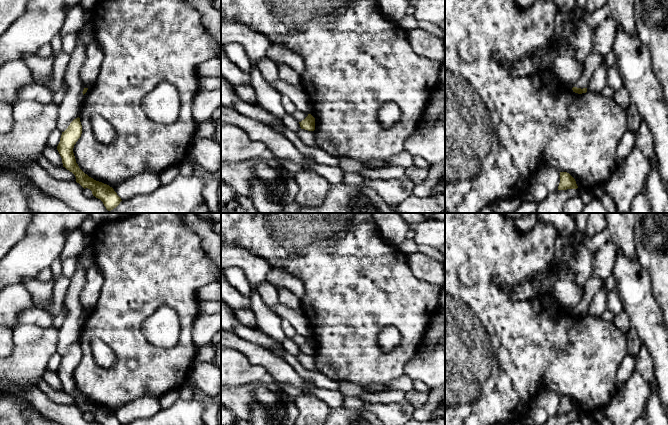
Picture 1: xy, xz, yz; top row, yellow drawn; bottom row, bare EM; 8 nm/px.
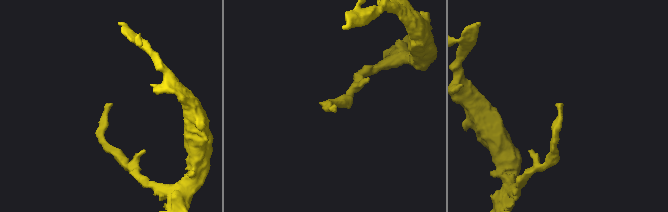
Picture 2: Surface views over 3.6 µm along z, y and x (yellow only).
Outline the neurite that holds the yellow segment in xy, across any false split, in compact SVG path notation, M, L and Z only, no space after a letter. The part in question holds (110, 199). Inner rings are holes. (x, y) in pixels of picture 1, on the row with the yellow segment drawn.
M80 118L74 119L68 128L62 132L57 150L62 158L63 167L72 172L76 177L76 182L84 189L92 191L93 196L100 199L108 211L116 208L121 198L117 195L112 187L102 182L96 181L85 174L76 163L73 148L82 134L82 125Z

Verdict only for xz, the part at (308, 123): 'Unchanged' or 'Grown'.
Unchanged

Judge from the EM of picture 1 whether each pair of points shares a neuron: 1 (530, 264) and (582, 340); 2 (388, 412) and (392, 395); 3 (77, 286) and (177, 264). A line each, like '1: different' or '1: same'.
1: same
2: different
3: different

